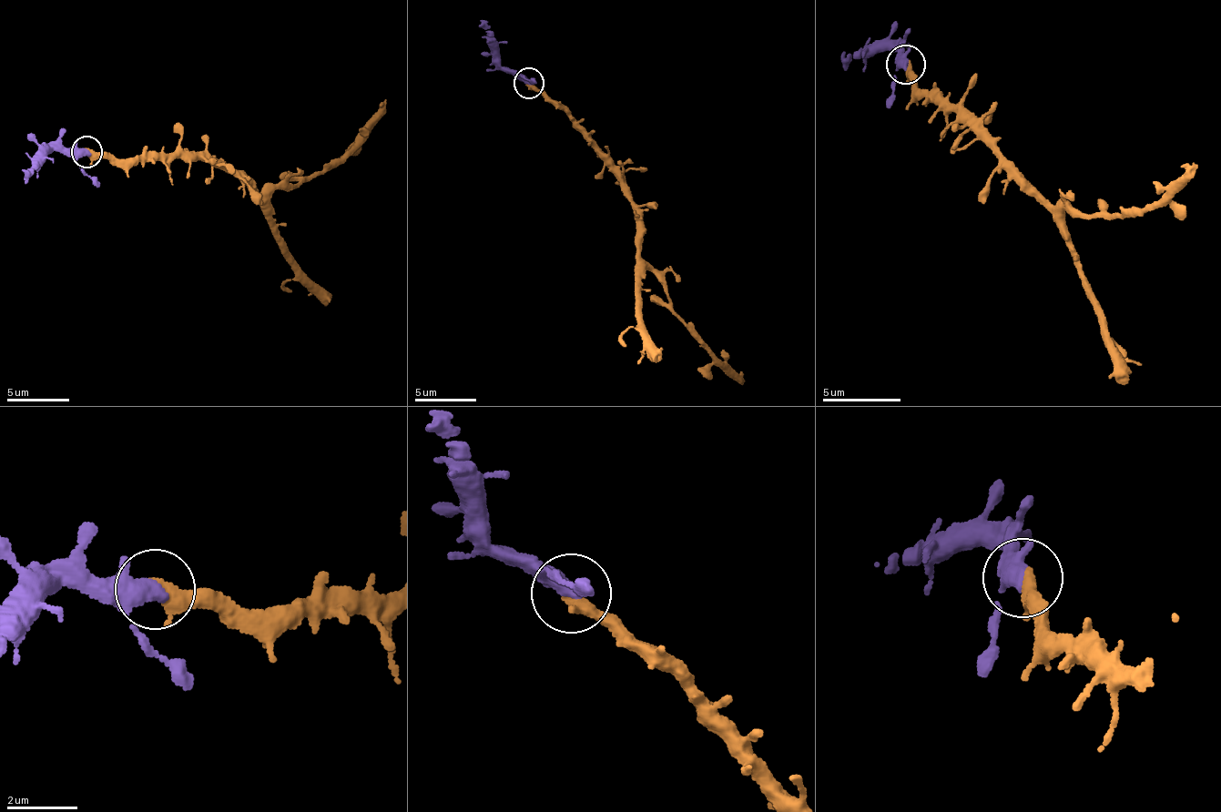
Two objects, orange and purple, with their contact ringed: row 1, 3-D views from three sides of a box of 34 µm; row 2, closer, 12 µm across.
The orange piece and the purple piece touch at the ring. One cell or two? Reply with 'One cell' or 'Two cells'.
One cell

